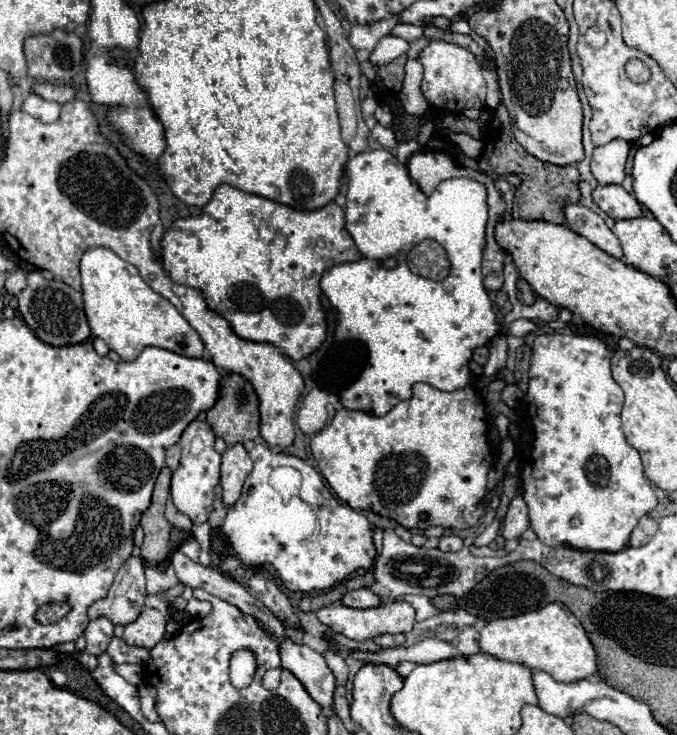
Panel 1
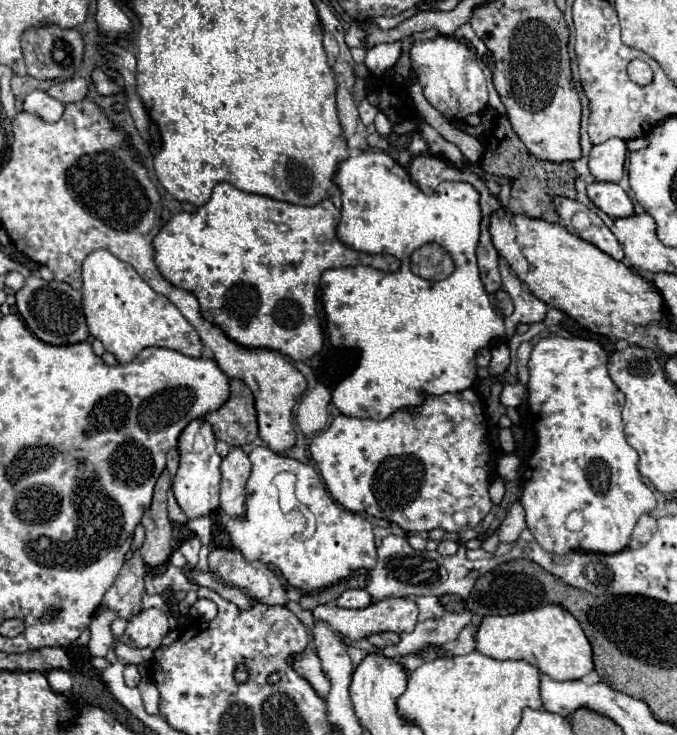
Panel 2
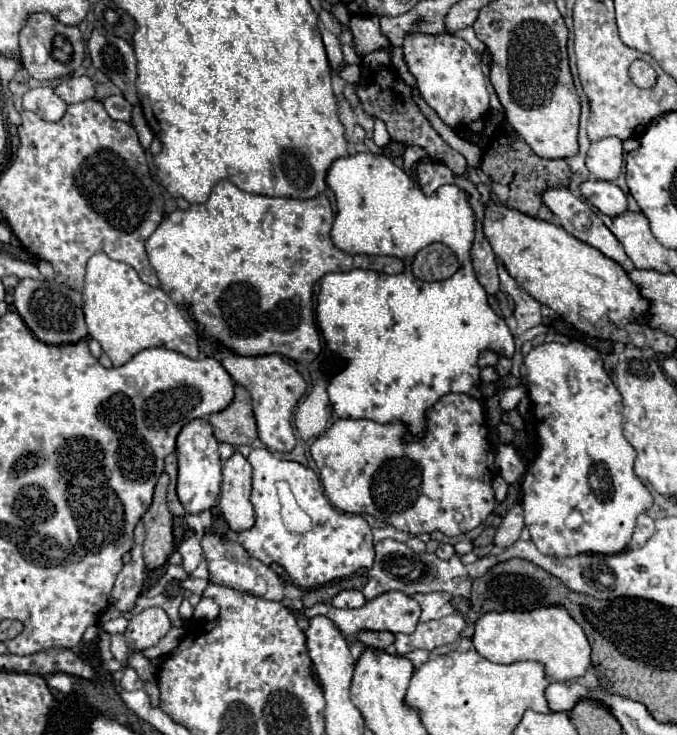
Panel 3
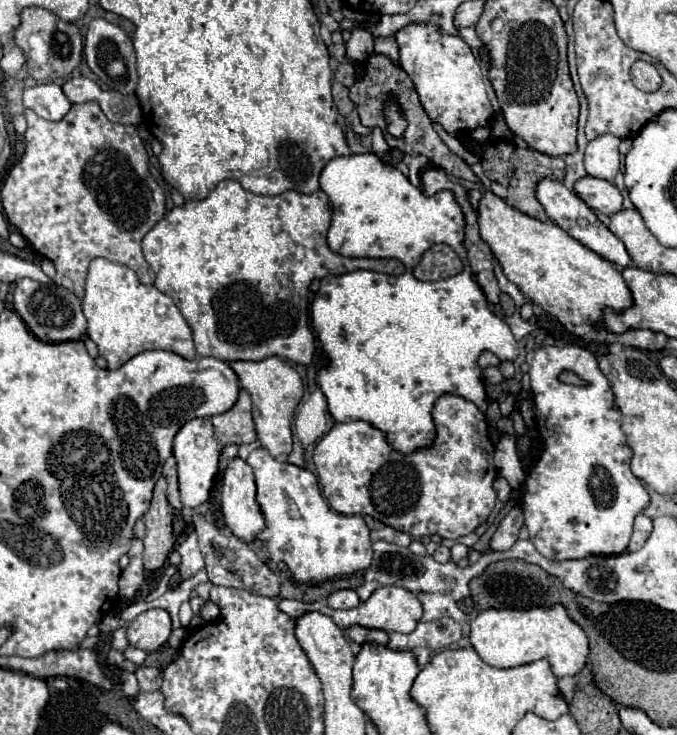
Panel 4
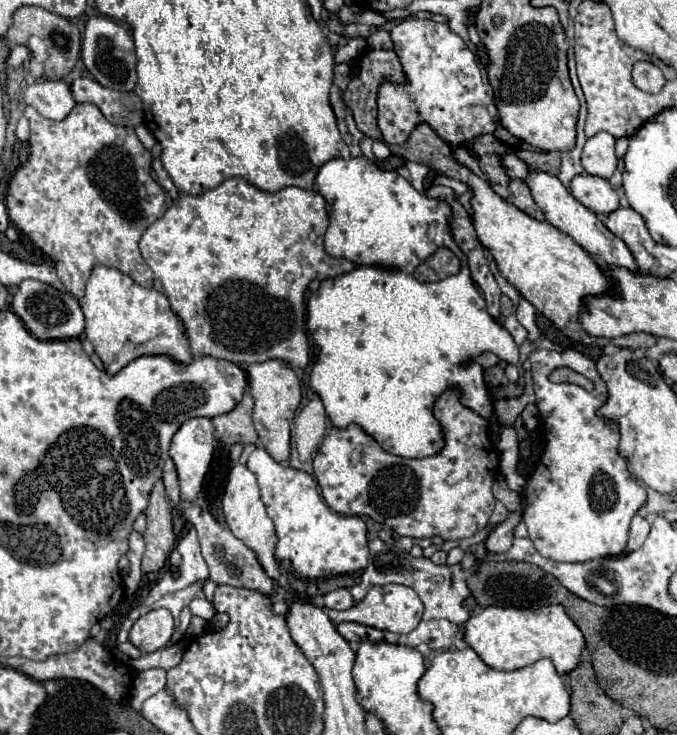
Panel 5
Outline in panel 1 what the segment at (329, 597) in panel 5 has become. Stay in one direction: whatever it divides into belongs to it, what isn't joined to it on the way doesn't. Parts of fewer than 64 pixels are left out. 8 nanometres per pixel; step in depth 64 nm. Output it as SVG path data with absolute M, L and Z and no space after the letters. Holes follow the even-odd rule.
M360 588L360 590L346 592L342 598L342 604L348 608L372 608L372 606L380 604L380 598L372 590Z

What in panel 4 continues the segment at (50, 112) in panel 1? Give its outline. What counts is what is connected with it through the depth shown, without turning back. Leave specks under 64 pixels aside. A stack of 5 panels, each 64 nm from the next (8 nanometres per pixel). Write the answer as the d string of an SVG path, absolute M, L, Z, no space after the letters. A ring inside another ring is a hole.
M56 82L36 84L24 92L24 106L46 120L62 120L72 108L64 90Z

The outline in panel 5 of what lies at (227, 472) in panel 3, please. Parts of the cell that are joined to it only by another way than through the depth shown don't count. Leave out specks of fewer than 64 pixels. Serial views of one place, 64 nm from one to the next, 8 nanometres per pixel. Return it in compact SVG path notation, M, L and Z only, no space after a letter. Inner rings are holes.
M236 464L230 470L226 492L224 492L224 498L222 498L222 510L224 510L226 524L230 526L232 534L238 540L242 540L248 548L252 548L252 552L260 560L260 566L264 568L264 572L274 582L278 582L282 574L280 574L280 568L278 568L278 562L276 562L276 556L274 556L274 550L276 550L276 530L274 530L274 524L272 524L270 516L266 514L264 502L260 500L260 490L258 490L258 484L256 484L256 476L246 466L242 466L242 464Z

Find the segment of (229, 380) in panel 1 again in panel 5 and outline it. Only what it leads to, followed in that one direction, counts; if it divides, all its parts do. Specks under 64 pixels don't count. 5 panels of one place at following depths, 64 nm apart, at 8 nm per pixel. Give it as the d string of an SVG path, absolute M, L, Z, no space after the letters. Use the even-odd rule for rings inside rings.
M246 392L242 402L232 412L212 418L218 438L228 446L256 444L258 434L256 434L254 424L252 424L252 410L254 410L254 400L252 400L252 394Z

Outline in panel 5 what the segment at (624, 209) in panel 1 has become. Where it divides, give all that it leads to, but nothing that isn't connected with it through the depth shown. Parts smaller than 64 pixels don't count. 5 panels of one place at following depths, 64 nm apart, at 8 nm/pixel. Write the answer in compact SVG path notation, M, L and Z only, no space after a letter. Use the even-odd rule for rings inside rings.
M578 174L572 178L568 190L580 204L584 204L594 214L610 214L618 208L616 190L600 176Z

